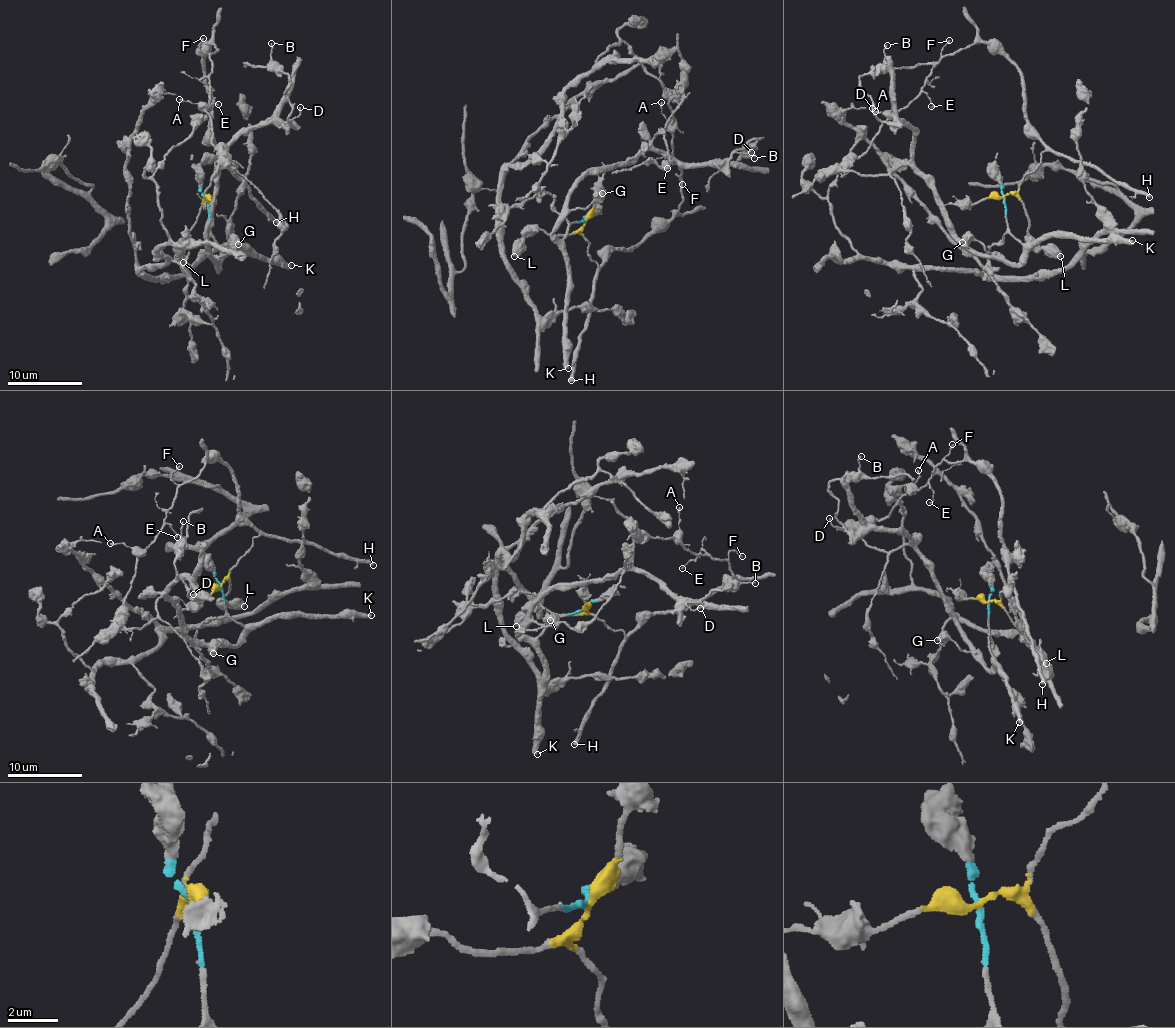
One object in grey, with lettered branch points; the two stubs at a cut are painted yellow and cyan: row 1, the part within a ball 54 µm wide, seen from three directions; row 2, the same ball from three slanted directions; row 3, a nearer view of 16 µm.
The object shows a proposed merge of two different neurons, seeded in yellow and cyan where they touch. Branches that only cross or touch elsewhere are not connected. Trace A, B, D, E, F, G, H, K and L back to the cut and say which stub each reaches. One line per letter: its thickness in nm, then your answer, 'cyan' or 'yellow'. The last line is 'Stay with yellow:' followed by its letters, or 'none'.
A: 190 nm | yellow
B: 140 nm | cyan
D: 150 nm | cyan
E: 120 nm | yellow
F: 150 nm | yellow
G: 750 nm | cyan
H: 440 nm | yellow
K: 440 nm | cyan
L: 600 nm | yellow
Stay with yellow: A, E, F, H, L

